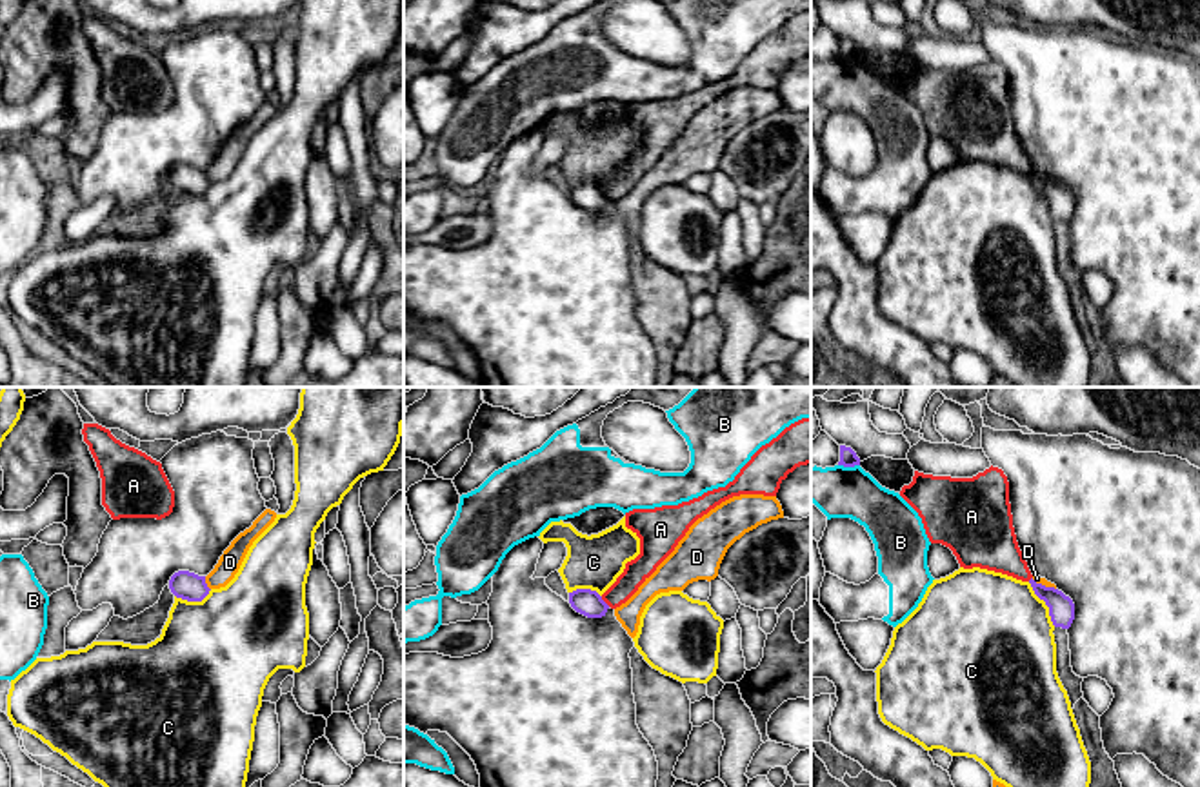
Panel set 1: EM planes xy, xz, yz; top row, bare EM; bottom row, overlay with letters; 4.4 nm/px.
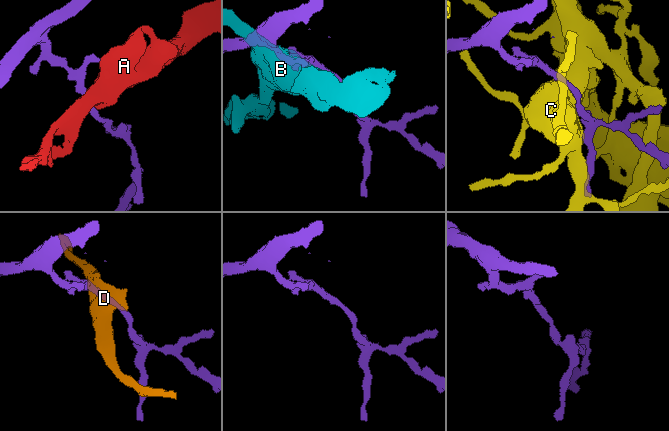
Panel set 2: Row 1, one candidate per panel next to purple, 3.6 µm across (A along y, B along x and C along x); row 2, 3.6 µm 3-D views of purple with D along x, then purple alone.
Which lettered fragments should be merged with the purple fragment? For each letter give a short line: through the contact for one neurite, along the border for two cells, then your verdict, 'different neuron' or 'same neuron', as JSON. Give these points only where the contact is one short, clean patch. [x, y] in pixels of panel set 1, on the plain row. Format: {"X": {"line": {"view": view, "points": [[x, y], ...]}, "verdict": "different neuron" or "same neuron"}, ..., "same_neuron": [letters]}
{"A": {"verdict": "different neuron"}, "B": {"verdict": "different neuron"}, "C": {"verdict": "different neuron"}, "D": {"line": {"view": "xy", "points": [[204, 169], [210, 182]]}, "verdict": "different neuron"}, "same_neuron": []}

